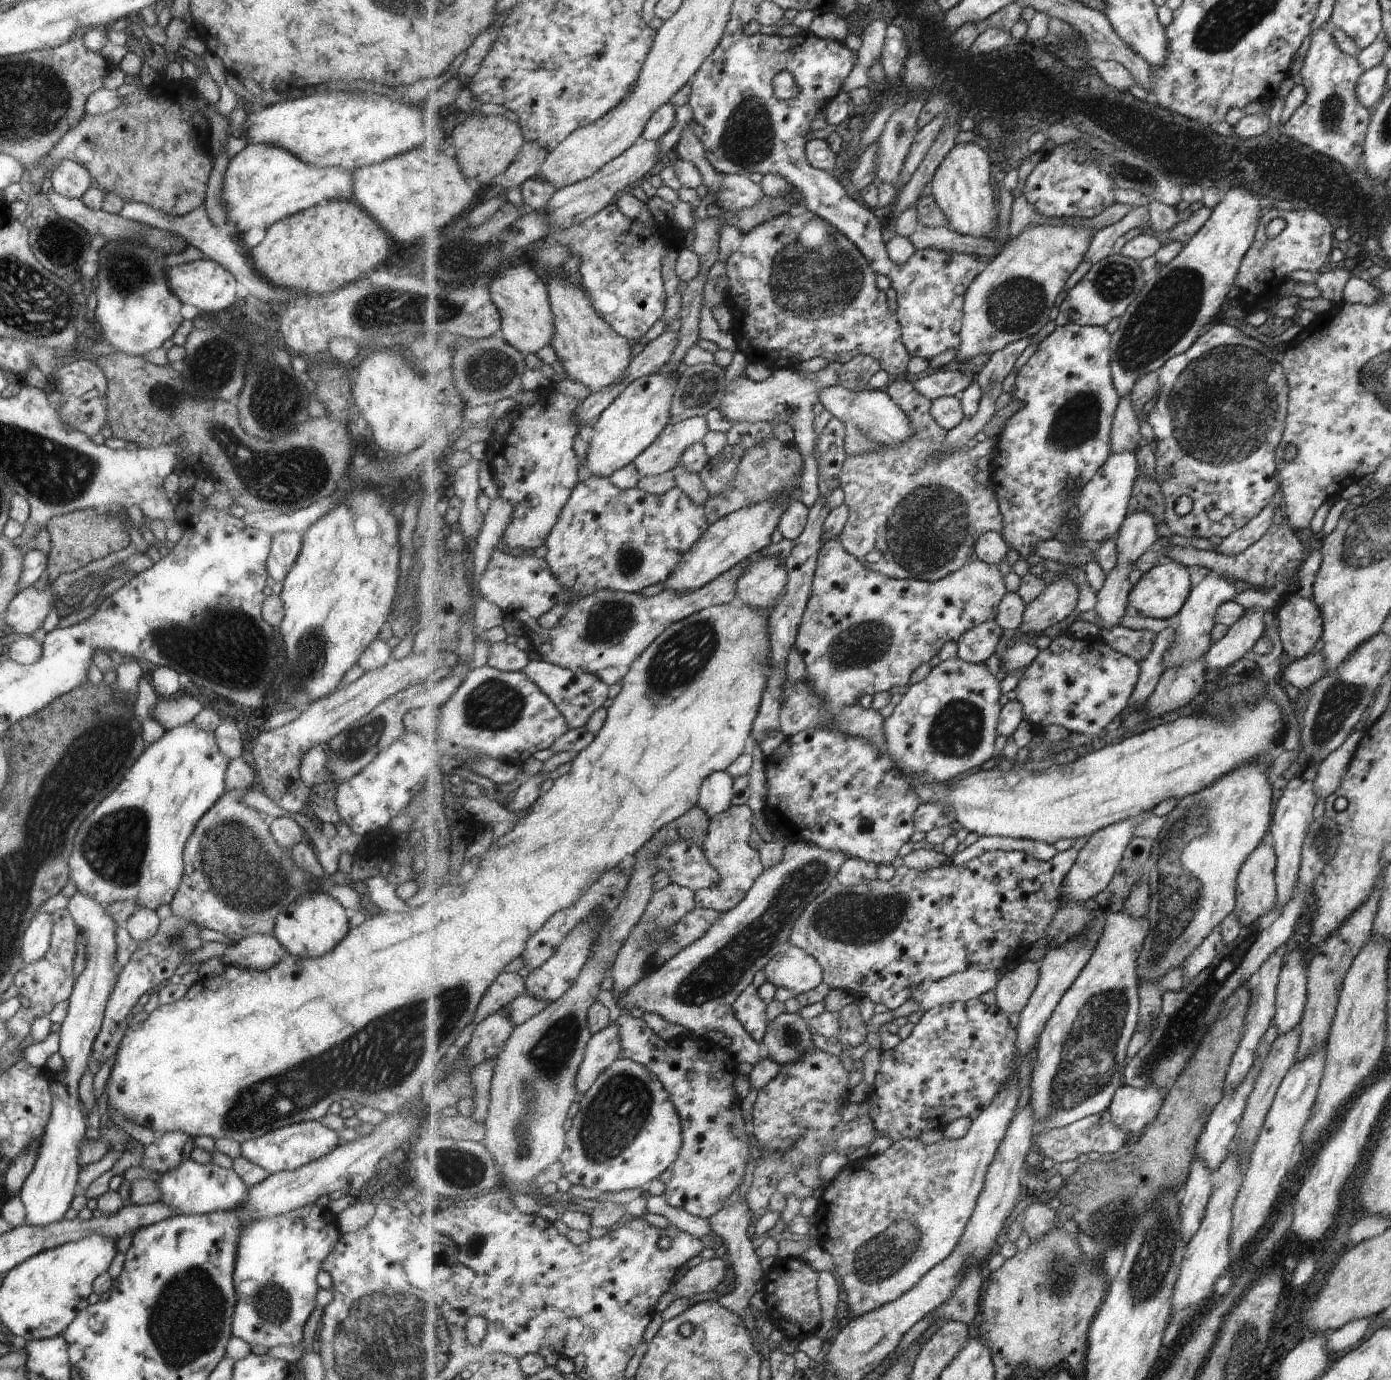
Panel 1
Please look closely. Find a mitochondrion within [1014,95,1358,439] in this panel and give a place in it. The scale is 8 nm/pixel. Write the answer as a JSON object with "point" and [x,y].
{"point":[1165,313]}

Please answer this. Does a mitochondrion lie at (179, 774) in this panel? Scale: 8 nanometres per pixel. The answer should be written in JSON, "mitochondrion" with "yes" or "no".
{"mitochondrion":"no"}

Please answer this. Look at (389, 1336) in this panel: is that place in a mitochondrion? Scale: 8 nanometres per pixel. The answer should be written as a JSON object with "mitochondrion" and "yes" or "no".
{"mitochondrion":"yes"}

